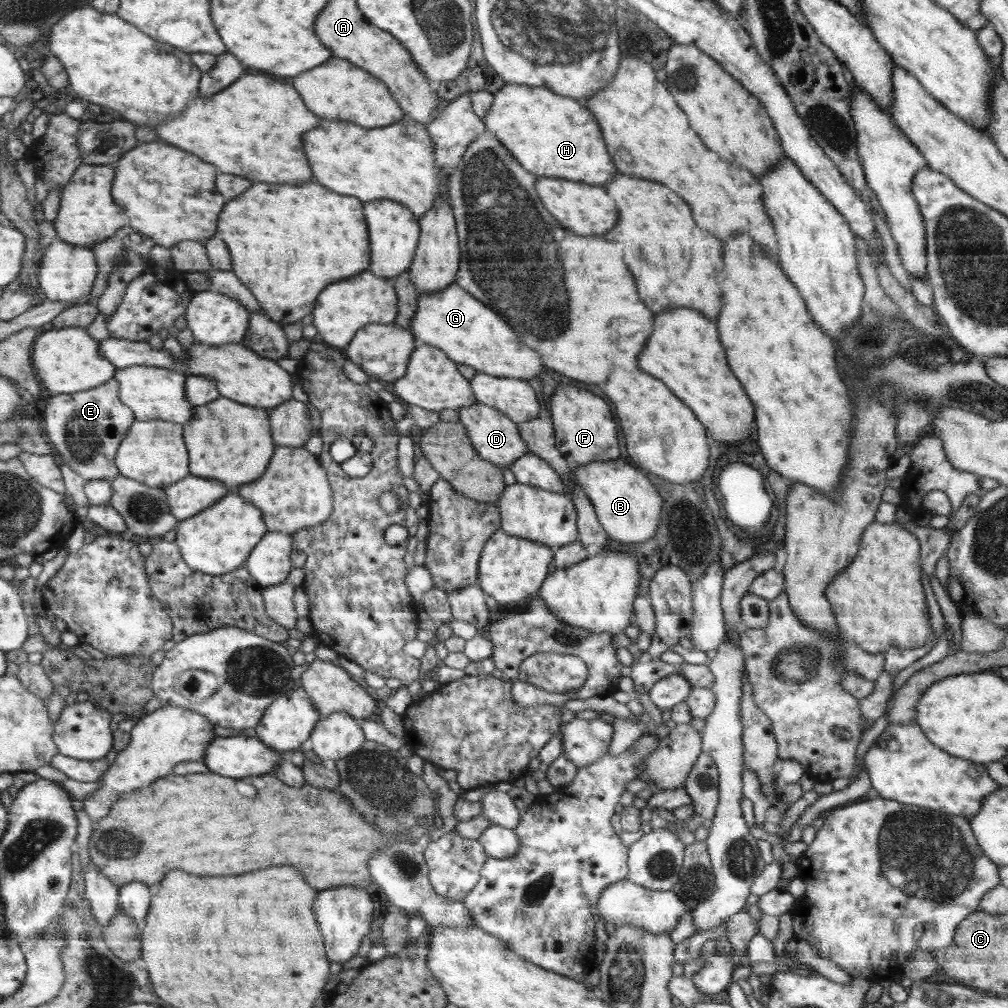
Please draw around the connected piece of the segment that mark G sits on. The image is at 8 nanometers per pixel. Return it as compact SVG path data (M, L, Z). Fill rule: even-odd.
M455 283L440 292L419 295L409 331L417 343L442 348L456 363L467 364L488 375L530 381L542 372L540 356L520 342L504 318Z

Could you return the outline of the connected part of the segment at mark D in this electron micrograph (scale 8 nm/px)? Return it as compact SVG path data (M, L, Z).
M477 402L473 406L466 406L457 411L460 416L459 422L467 428L476 452L484 460L505 469L510 468L516 459L529 452L527 443L519 432L519 425L499 409Z

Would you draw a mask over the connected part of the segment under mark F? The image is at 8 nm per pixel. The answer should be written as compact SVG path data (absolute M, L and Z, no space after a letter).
M566 384L558 386L552 392L549 411L555 430L556 448L564 455L570 468L586 465L592 461L616 460L620 456L616 438L618 426L612 418L610 406L596 394L576 386L566 386Z

